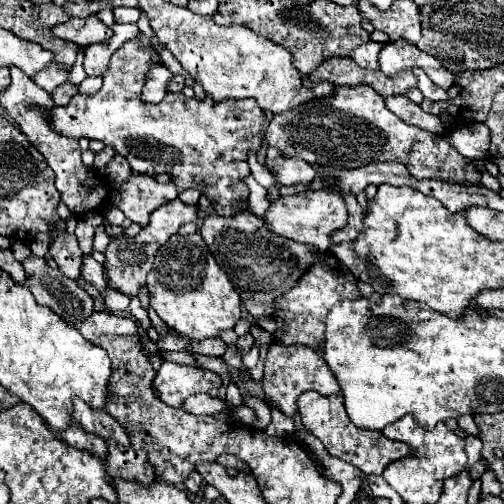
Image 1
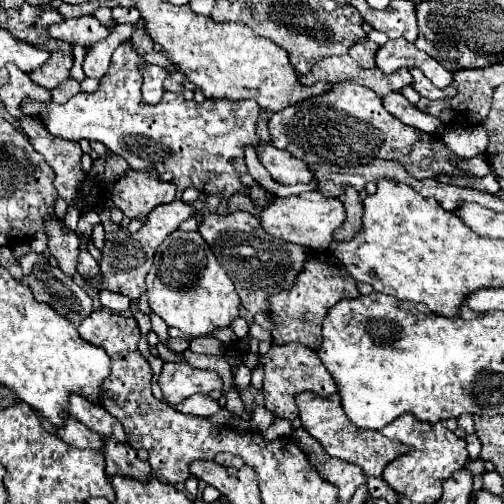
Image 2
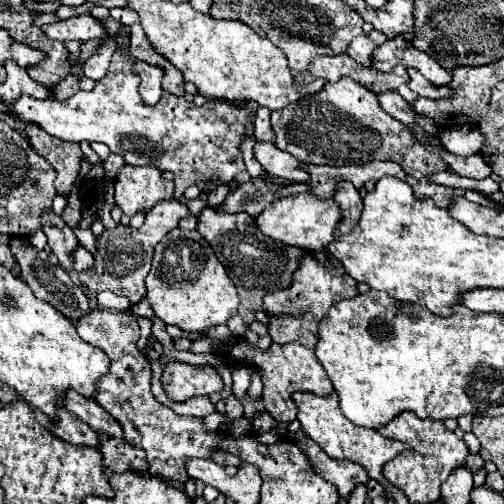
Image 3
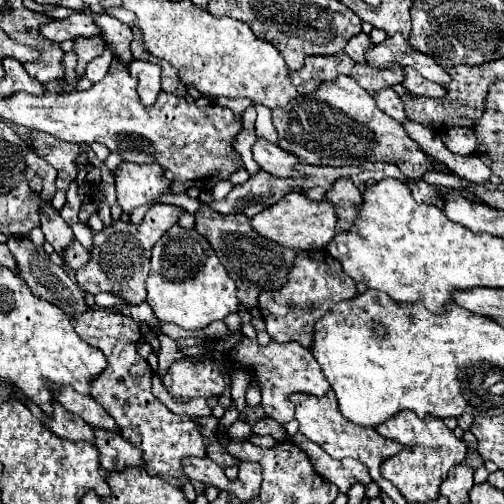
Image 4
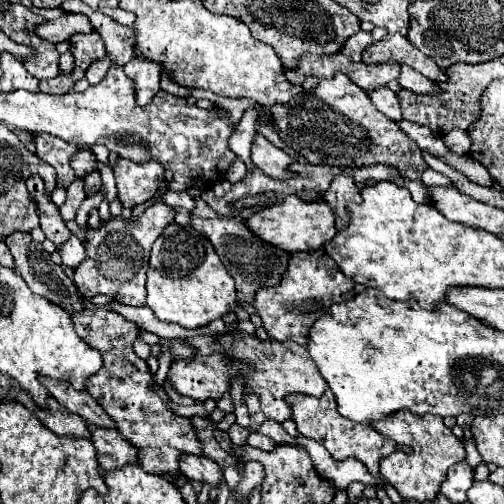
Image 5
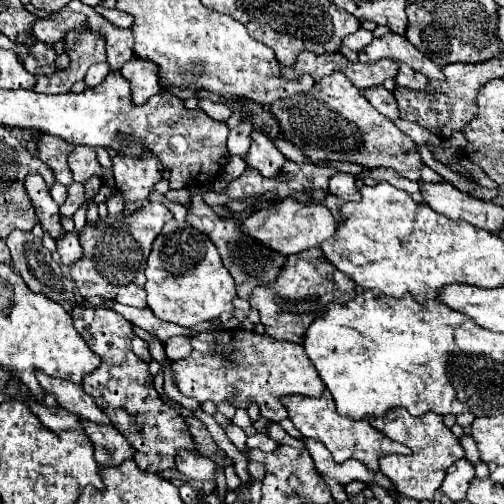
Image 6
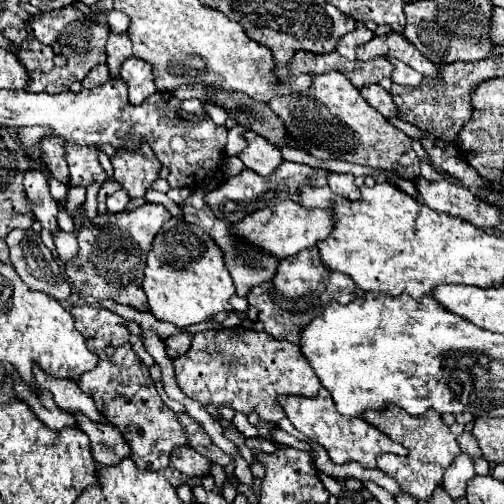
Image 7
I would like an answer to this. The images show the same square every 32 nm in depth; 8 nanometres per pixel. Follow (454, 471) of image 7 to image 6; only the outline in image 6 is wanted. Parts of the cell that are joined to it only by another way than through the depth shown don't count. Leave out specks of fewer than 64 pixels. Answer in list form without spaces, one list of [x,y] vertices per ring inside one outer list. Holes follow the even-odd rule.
[[[464,458],[456,460],[456,464],[452,464],[444,476],[444,480],[440,486],[440,490],[454,502],[460,502],[466,498],[466,490],[470,480],[474,478],[474,466]]]

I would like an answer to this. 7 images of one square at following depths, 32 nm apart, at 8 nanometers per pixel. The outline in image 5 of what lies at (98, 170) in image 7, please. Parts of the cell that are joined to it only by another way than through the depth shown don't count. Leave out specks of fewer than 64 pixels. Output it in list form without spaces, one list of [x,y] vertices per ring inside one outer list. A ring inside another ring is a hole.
[[[78,148],[76,156],[72,156],[70,164],[72,164],[72,170],[74,170],[76,178],[80,178],[80,180],[84,180],[90,172],[98,170],[98,162],[96,162],[90,148]]]

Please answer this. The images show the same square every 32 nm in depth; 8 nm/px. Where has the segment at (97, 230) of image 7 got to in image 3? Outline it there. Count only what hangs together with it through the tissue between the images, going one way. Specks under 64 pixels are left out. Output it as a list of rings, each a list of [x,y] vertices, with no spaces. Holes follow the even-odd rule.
[[[160,202],[154,208],[146,212],[146,220],[140,228],[130,228],[124,224],[118,224],[112,230],[104,230],[96,238],[96,254],[94,254],[94,266],[90,270],[84,270],[78,274],[80,284],[90,290],[92,294],[98,294],[102,290],[110,290],[114,294],[126,296],[130,304],[138,304],[146,296],[144,278],[148,276],[152,252],[154,246],[172,230],[178,226],[178,222],[188,216],[188,208],[180,202]]]

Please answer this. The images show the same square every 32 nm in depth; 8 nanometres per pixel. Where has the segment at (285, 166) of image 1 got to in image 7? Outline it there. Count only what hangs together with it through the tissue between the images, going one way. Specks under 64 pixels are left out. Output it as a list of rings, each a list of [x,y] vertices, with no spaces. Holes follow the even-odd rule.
[[[244,132],[244,138],[248,142],[248,146],[238,154],[238,158],[242,160],[242,164],[250,170],[254,170],[260,176],[270,176],[274,172],[274,168],[284,162],[280,150],[276,150],[272,144],[268,144],[268,140],[264,140],[262,136],[256,136],[254,132]]]

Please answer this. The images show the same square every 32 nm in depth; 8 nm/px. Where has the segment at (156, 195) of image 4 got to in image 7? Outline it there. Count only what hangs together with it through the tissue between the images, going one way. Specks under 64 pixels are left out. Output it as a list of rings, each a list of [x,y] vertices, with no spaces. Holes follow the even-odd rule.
[[[148,142],[140,144],[136,152],[124,152],[124,148],[118,148],[116,154],[110,156],[110,162],[114,166],[114,180],[118,180],[132,198],[142,198],[162,168]]]

